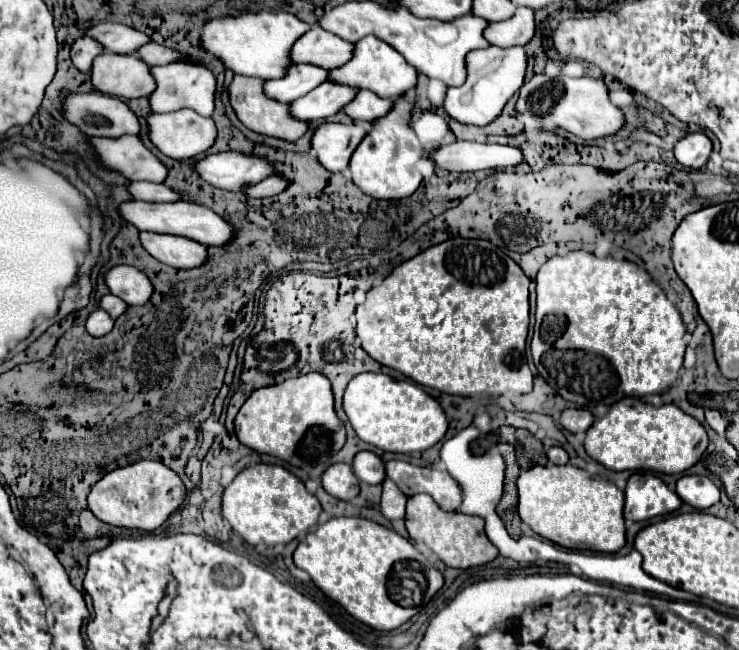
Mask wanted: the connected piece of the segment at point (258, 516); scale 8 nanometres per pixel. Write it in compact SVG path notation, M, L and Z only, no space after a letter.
M256 464L242 470L224 490L222 512L232 530L248 544L288 544L306 534L318 520L320 502L310 494L304 482L284 466Z

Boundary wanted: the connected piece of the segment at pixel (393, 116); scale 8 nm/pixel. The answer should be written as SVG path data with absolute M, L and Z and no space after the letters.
M394 102L394 110L374 122L372 132L366 134L364 142L350 158L352 182L364 194L376 200L400 200L410 196L420 186L422 174L416 170L416 162L422 158L422 144L418 142L414 130L408 126L410 112L412 106L406 102Z

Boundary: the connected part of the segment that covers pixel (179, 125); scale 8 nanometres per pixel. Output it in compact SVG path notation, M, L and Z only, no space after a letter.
M194 110L150 114L150 140L170 158L194 158L206 152L216 140L216 124Z

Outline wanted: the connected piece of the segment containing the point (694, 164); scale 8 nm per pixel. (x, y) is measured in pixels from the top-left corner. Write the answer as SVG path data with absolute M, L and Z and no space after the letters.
M702 132L686 134L674 146L676 160L682 166L688 166L688 168L700 168L700 166L704 166L706 160L708 160L708 156L710 156L710 152L712 152L712 142Z

